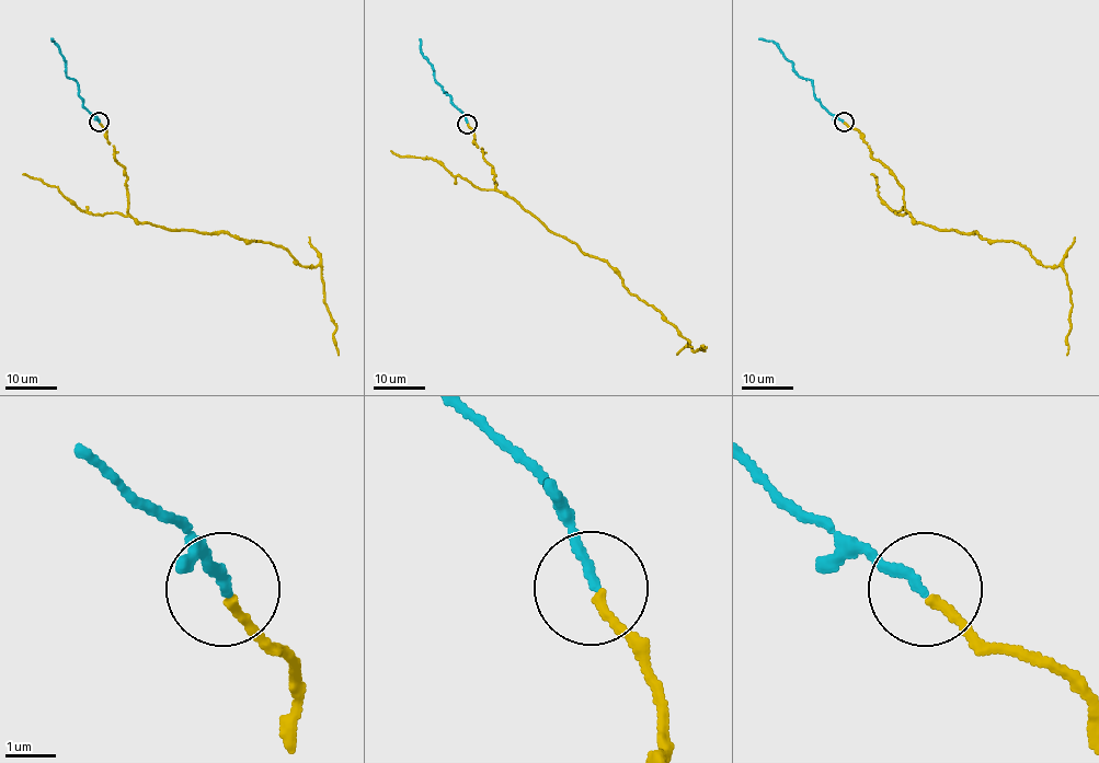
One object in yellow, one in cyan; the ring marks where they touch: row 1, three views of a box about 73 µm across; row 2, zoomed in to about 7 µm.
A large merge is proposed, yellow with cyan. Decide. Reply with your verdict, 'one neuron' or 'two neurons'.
one neuron

